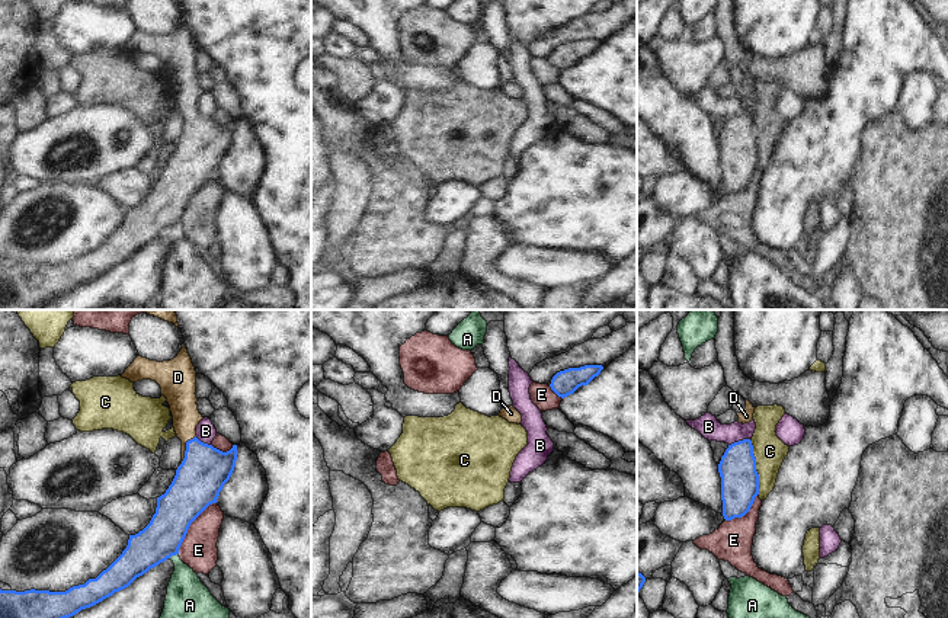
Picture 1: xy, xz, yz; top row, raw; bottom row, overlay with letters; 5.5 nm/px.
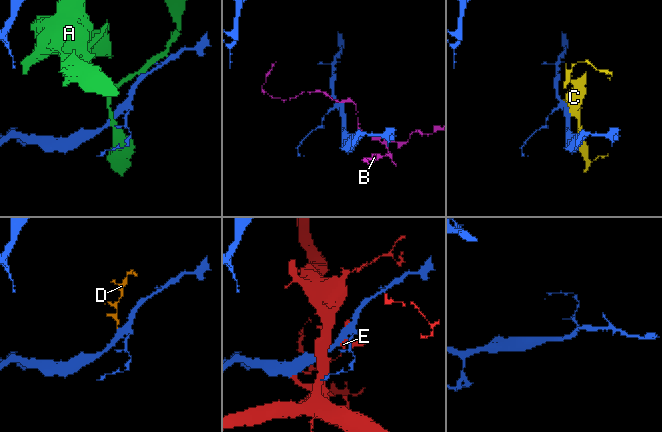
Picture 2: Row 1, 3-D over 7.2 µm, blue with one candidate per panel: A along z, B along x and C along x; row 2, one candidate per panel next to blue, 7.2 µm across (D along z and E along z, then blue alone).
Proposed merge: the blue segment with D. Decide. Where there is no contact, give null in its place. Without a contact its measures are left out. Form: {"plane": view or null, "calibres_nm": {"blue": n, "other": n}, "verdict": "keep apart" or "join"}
{"plane": "xy", "calibres_nm": {"blue": 260, "other": 150}, "verdict": "join"}

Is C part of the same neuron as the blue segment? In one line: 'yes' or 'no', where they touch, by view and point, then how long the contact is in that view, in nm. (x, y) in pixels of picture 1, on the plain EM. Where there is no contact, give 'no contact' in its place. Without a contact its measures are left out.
no; meets blue in yz at (755, 141); contact 300 nm long

